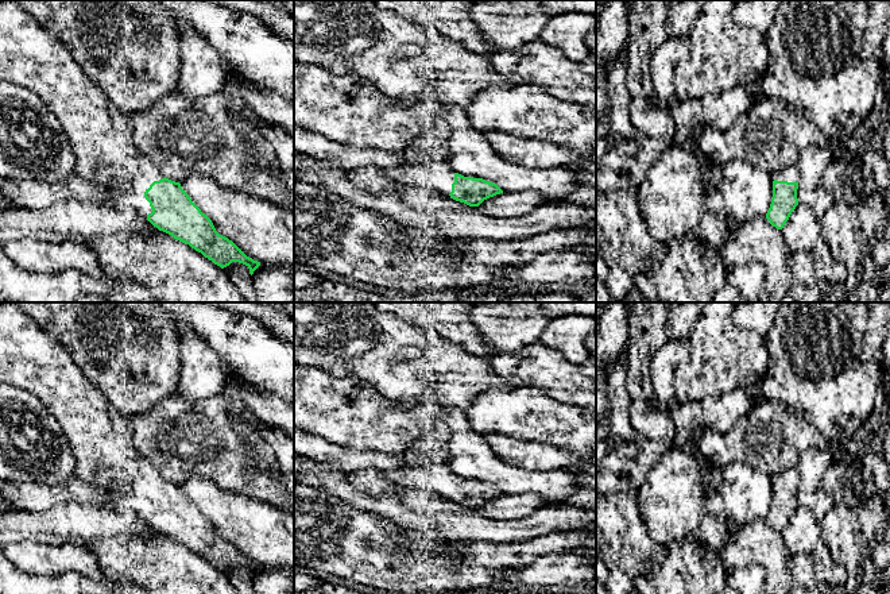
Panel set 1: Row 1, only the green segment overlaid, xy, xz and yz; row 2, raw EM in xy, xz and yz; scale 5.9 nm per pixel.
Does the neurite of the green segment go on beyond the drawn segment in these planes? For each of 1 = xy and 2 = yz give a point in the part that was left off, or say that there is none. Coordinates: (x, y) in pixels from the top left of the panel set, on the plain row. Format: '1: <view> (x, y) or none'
1: xy (100, 438)
2: yz (789, 475)

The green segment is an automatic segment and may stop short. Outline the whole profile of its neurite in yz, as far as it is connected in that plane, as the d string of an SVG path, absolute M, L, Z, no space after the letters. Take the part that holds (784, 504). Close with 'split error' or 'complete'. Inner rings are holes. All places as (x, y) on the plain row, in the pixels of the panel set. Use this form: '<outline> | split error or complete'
M796 467L779 471L770 478L773 483L773 500L766 521L777 532L782 532L792 514L798 508L798 472Z | split error

